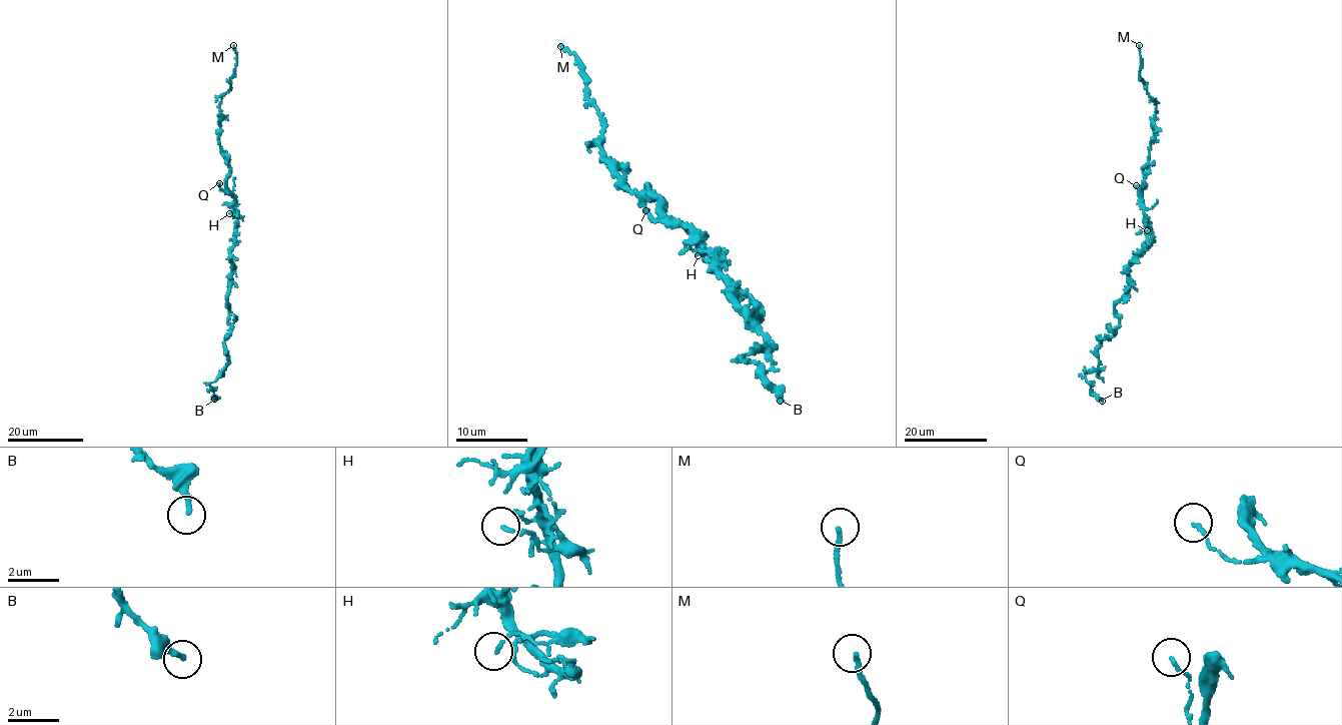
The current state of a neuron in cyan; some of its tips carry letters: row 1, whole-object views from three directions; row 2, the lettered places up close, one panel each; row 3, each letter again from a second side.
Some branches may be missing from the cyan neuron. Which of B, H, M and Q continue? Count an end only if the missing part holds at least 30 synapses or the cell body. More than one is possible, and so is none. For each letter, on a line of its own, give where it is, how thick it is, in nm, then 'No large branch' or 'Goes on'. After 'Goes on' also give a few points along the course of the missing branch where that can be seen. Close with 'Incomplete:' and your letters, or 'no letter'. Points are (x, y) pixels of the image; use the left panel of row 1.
B: Place: (214, 399). Thickness 220 nm. No large branch
H: Place: (229, 213). Thickness 130 nm. No large branch
M: Place: (233, 45). Thickness 170 nm. Goes on. Course of what is missing: (233, 45), (234, 31), (232, 49), (237, 53), (192, 47), (180, 31), (180, 17)
Q: Place: (219, 183). Thickness 130 nm. No large branch
Incomplete: M

